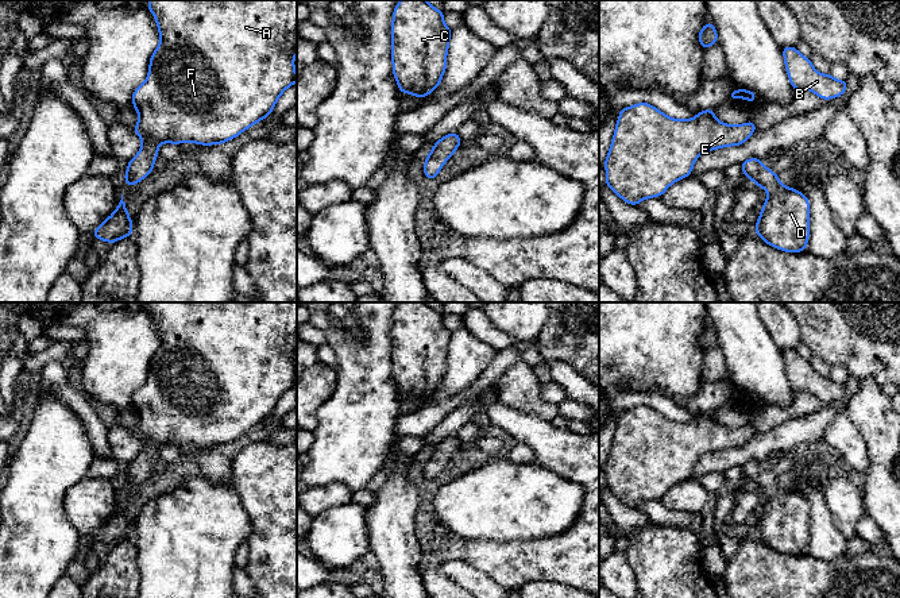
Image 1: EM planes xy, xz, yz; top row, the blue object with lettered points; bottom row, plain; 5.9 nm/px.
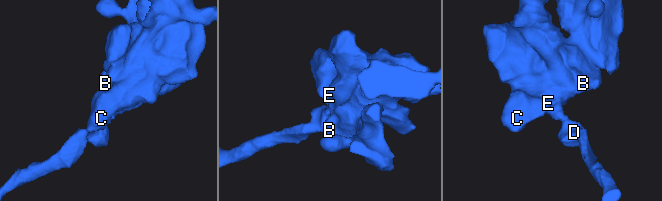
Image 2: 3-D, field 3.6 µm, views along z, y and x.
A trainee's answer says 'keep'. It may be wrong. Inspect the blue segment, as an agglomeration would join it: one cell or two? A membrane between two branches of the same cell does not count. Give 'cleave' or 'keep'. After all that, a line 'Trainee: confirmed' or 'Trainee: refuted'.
keep
Trainee: confirmed

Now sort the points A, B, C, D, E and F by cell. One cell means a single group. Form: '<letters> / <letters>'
A B C D E F

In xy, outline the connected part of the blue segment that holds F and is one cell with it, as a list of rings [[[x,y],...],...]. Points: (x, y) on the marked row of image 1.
[[[148,0],[150,12],[157,20],[161,42],[150,58],[148,76],[146,81],[132,93],[132,105],[139,113],[139,121],[132,130],[142,139],[142,147],[136,157],[128,161],[127,173],[123,178],[127,186],[134,186],[144,180],[154,170],[154,161],[159,155],[161,143],[193,142],[202,146],[221,144],[228,142],[248,127],[269,117],[279,96],[297,82],[294,69],[294,54],[297,53],[297,0]]]

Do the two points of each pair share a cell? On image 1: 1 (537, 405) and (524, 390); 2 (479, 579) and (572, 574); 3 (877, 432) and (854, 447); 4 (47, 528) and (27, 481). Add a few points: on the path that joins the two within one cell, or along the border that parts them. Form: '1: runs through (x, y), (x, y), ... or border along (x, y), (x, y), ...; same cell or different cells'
1: runs through (533, 401), (526, 394); same cell
2: border along (463, 560), (498, 583); different cells
3: border along (846, 415), (866, 447), (868, 471); different cells
4: runs through (35, 516), (35, 493); same cell

